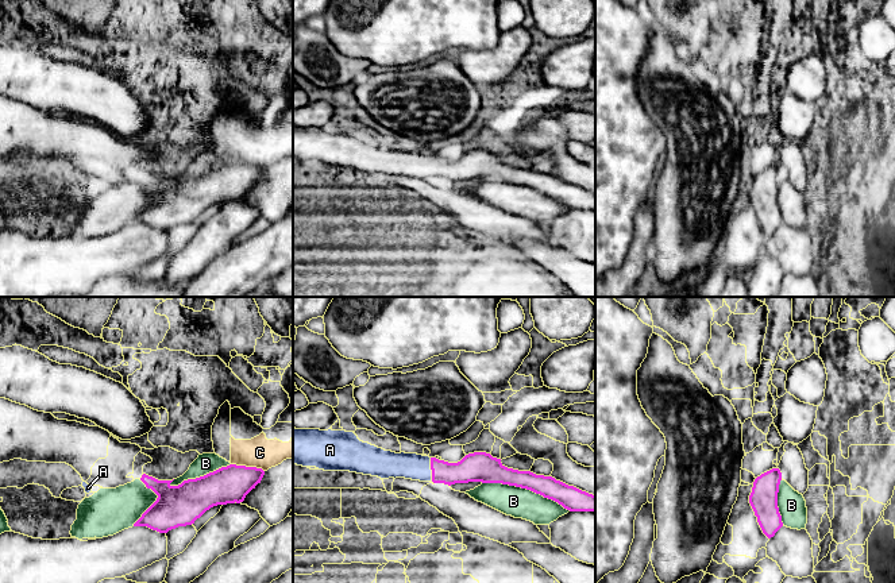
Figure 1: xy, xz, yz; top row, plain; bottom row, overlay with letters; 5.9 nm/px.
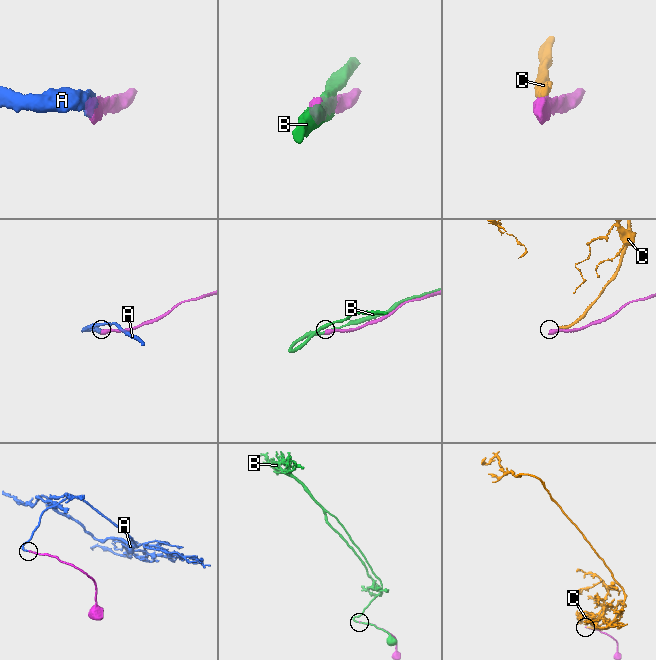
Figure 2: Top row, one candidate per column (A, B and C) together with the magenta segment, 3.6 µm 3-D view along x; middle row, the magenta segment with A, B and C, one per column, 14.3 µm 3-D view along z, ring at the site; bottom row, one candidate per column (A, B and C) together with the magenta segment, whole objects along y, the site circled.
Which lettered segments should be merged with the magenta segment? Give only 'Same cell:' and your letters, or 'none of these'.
Same cell: A

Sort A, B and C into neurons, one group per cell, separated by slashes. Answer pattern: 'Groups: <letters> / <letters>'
Groups: A / B / C

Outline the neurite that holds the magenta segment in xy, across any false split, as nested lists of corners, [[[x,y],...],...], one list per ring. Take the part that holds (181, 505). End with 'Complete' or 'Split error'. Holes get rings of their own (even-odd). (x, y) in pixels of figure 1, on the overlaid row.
[[[229,464],[171,486],[173,480],[158,480],[143,474],[140,480],[158,498],[134,526],[147,526],[167,533],[178,526],[192,525],[213,506],[243,502],[246,495],[261,483],[263,475],[262,468]]]. Complete

